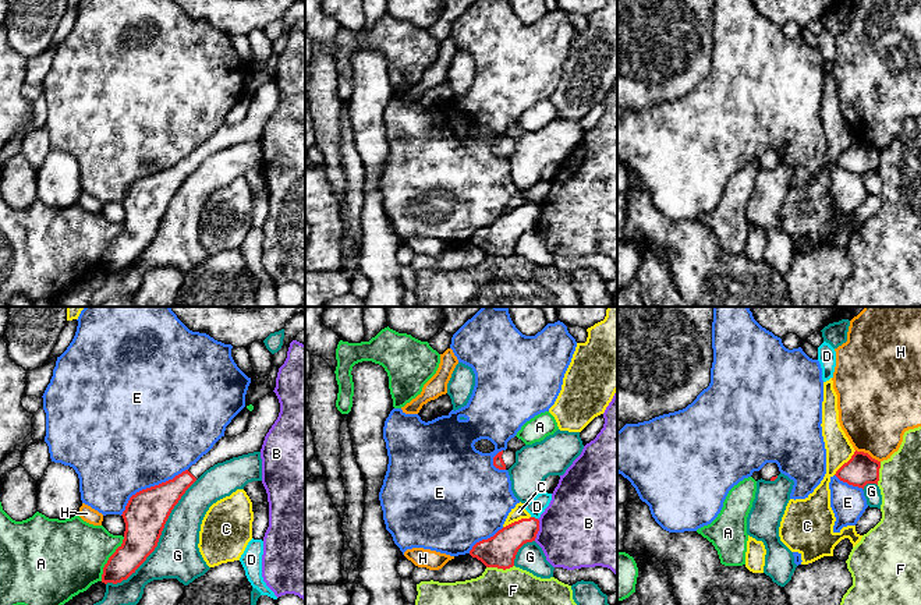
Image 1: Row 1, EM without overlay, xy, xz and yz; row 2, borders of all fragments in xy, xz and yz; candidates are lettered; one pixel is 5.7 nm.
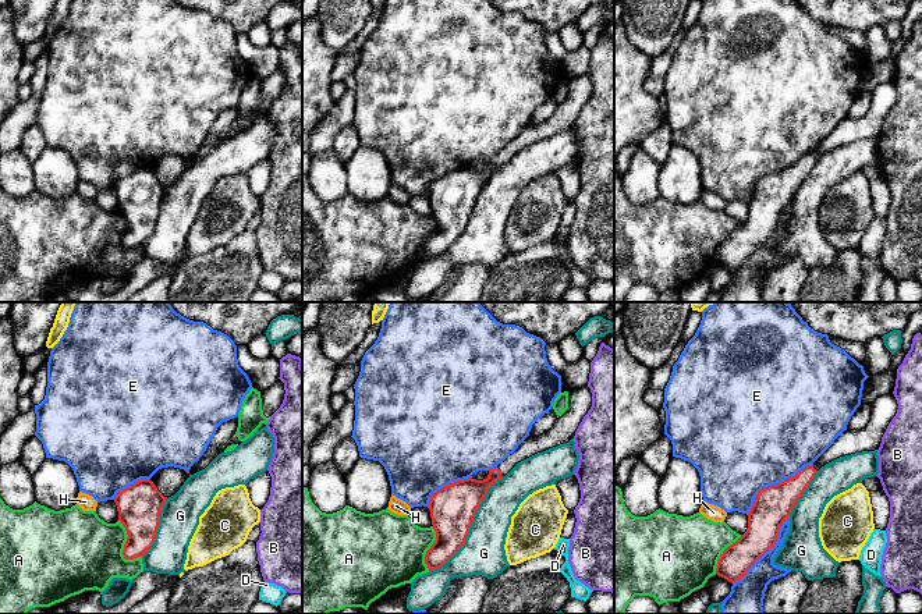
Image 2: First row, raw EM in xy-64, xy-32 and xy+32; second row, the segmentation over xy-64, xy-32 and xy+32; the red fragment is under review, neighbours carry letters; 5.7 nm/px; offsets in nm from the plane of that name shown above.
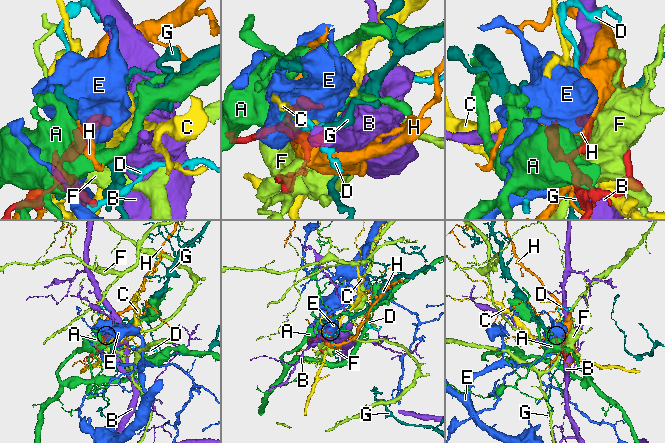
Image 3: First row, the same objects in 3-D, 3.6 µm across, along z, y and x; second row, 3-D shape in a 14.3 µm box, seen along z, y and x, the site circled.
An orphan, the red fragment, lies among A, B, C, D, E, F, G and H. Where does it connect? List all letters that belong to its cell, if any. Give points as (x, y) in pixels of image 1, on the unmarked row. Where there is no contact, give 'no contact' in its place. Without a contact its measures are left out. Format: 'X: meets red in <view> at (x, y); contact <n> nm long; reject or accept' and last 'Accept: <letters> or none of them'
A: meets red in xy at (109, 247); contact 300 nm long; reject
B: meets red in xz at (538, 218); contact 130 nm long; reject
C: meets red in xz at (516, 209); contact 170 nm long; reject
D: meets red in xz at (534, 205); contact 40 nm long; reject
E: meets red in xy at (151, 174); contact 480 nm long; reject
F: meets red in xz at (499, 255); contact 160 nm long; reject
G: meets red in xy at (158, 227); contact 800 nm long; reject
H: meets red in yz at (867, 141); contact 160 nm long; reject
Accept: none of them

